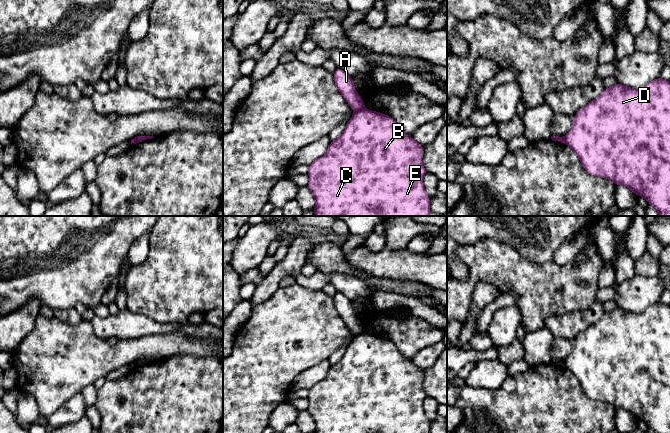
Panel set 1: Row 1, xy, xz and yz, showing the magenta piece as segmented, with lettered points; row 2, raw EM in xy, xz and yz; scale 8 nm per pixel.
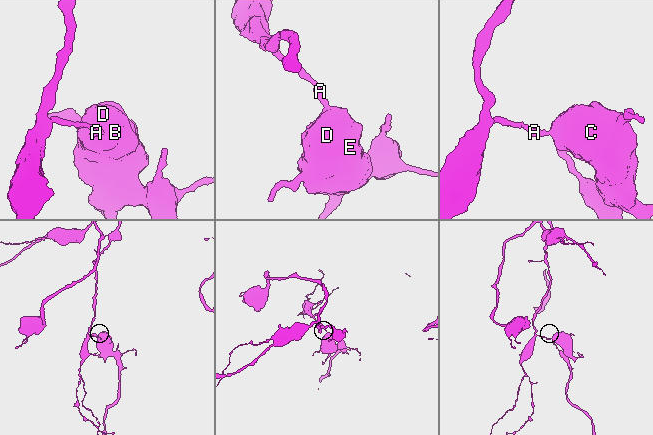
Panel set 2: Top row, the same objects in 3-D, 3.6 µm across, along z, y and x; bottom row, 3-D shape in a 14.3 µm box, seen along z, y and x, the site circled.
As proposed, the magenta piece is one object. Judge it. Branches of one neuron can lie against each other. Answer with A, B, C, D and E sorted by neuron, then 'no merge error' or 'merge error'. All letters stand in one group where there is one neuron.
A / B C D E; merge error

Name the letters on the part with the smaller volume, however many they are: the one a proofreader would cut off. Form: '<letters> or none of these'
A

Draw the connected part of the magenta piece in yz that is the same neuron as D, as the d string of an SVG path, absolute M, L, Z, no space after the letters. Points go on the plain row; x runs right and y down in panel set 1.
M659 301L641 313L633 313L620 307L605 312L598 322L579 333L573 342L571 354L564 362L565 367L577 378L583 392L590 399L604 401L616 409L628 411L637 420L643 420L648 428L655 433L670 433L670 305Z

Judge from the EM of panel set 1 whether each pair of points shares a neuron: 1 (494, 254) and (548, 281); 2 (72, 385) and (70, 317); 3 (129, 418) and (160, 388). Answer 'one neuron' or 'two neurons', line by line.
1: one neuron
2: two neurons
3: one neuron

